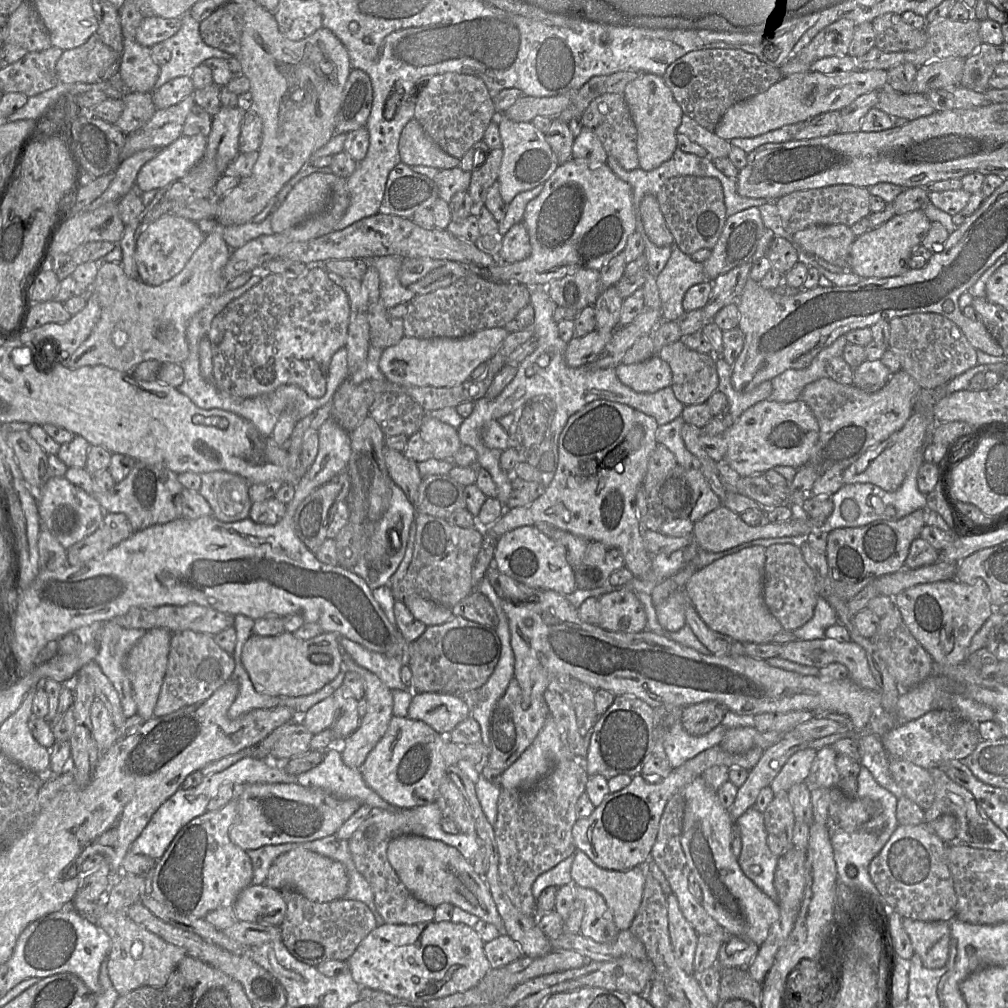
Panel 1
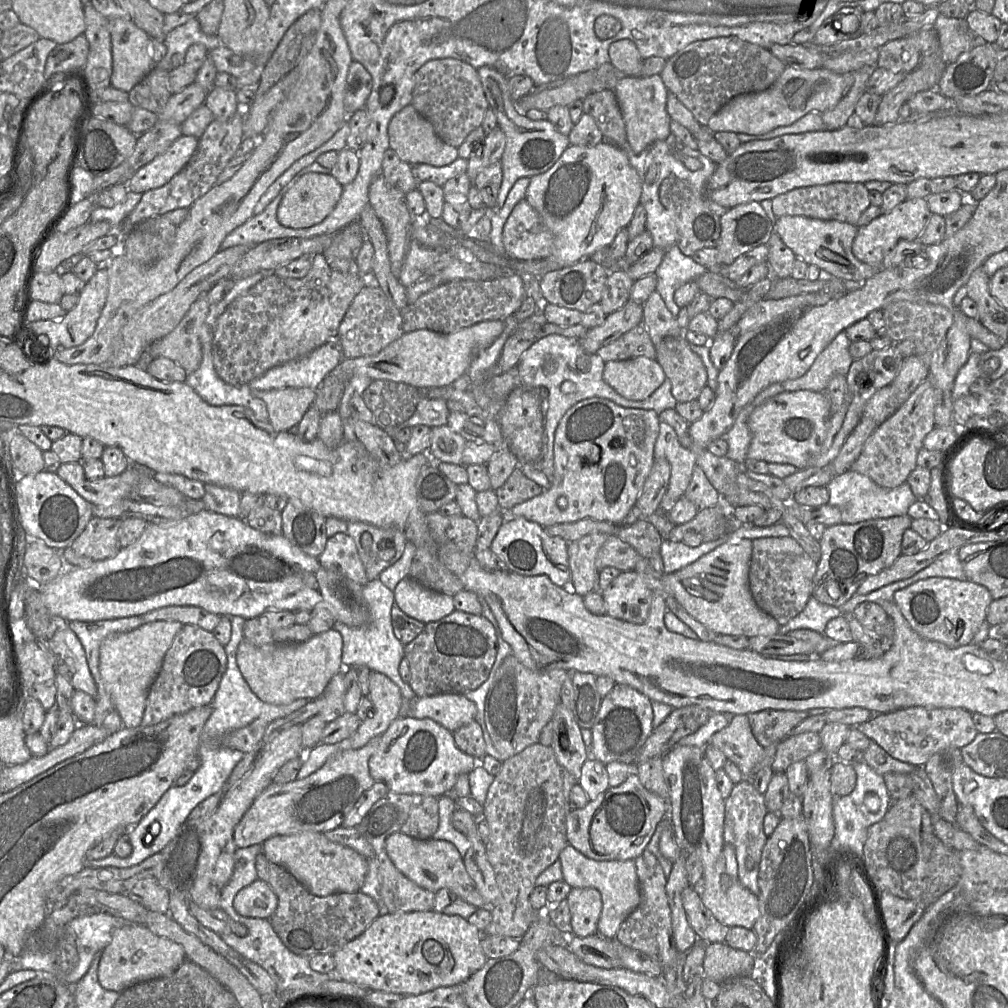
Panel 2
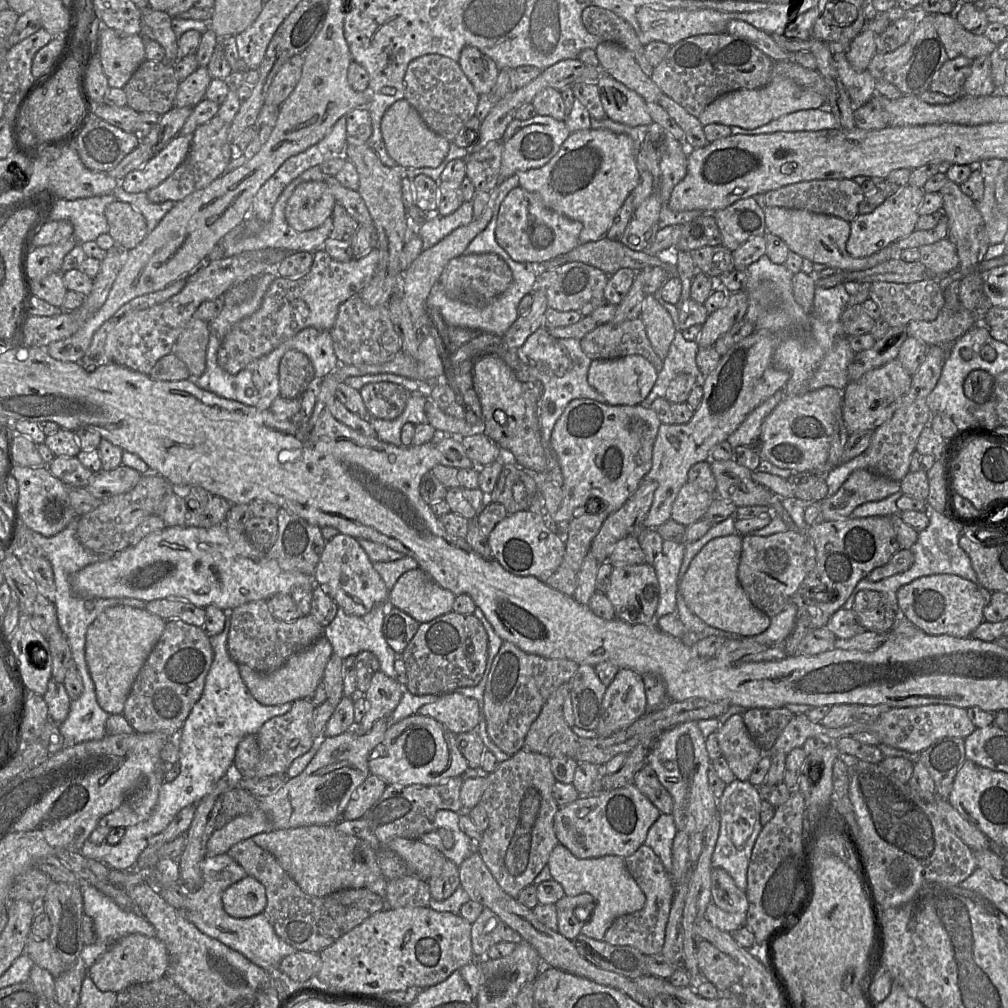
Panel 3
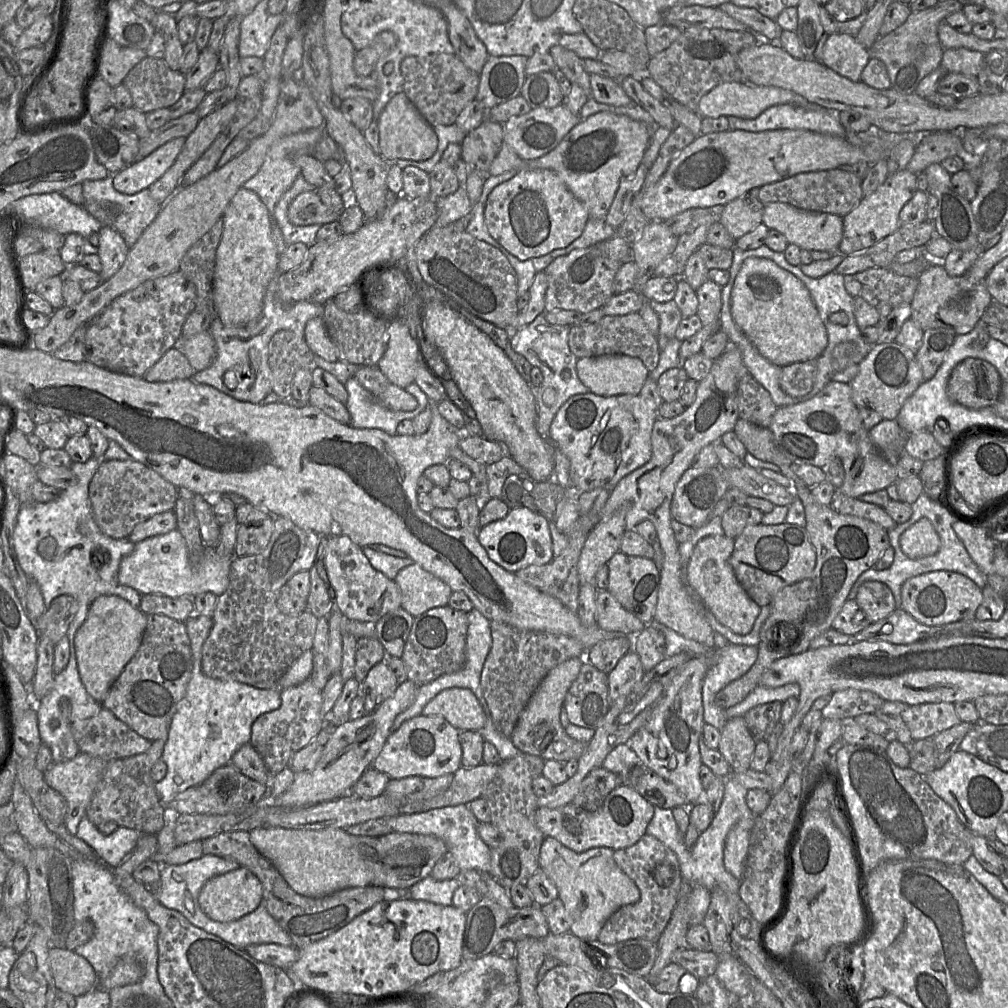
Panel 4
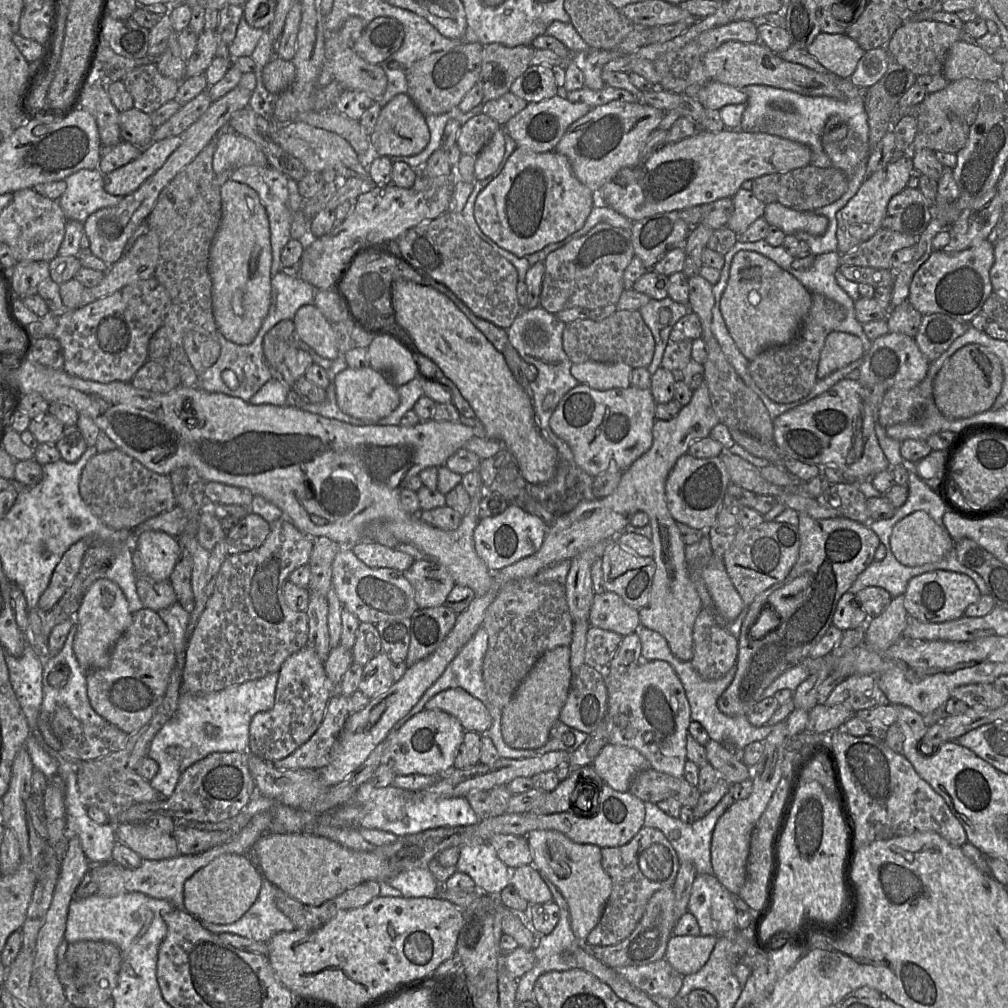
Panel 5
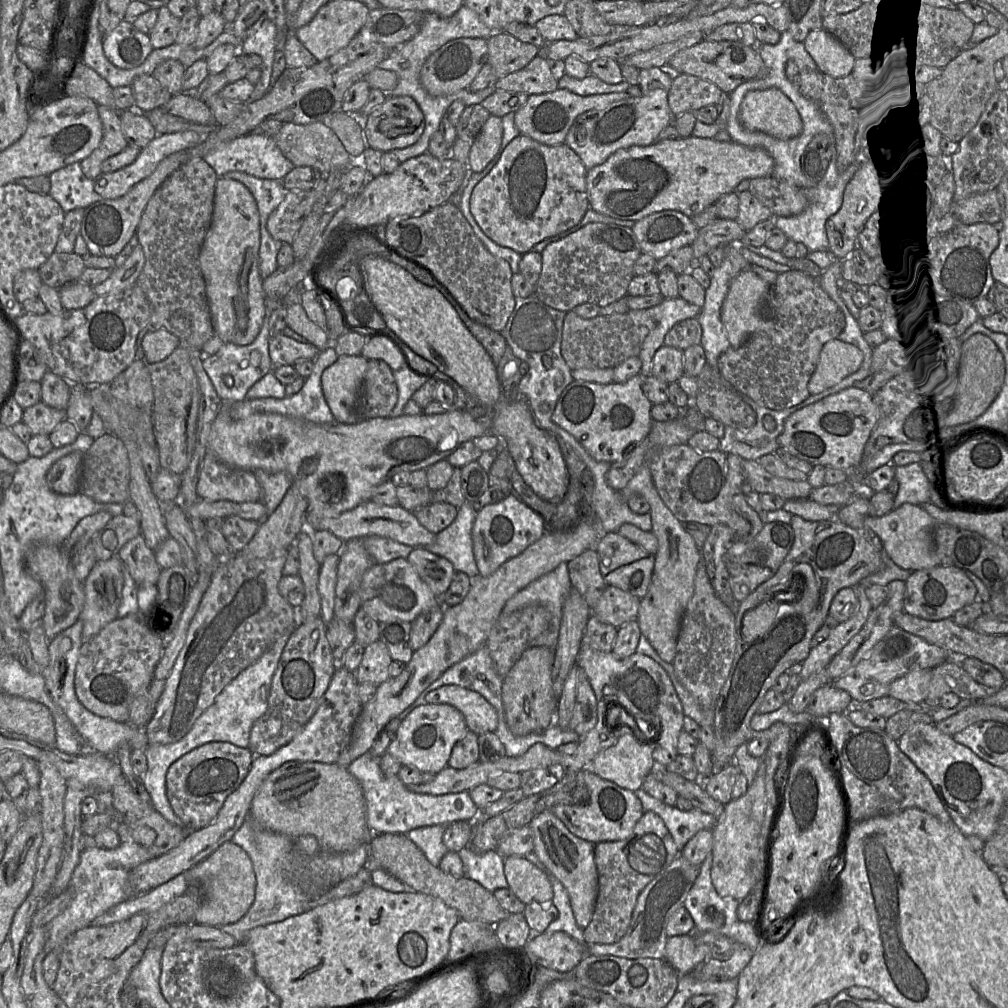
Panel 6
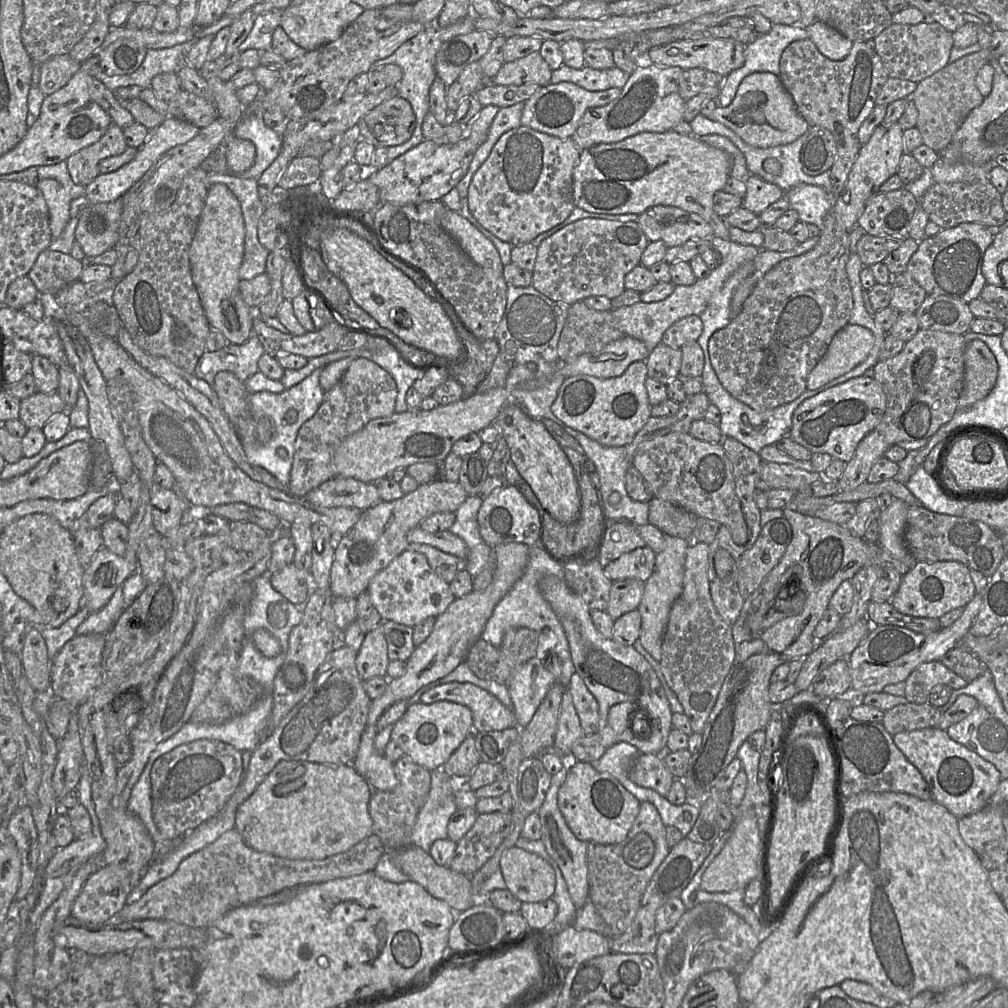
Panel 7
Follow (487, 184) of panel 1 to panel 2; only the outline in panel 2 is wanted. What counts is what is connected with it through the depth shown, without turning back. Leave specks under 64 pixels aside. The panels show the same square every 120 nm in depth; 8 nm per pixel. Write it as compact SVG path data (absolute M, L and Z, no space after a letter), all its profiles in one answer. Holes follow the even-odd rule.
M499 127L486 134L482 149L477 149L477 154L467 160L466 173L472 182L472 186L475 178L483 169L501 160L505 142L505 134Z

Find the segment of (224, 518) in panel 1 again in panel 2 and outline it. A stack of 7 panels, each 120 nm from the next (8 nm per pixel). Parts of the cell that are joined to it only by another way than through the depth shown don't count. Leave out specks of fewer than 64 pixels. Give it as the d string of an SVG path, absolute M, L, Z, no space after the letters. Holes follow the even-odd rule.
M205 484L205 494L201 498L206 510L229 517L240 518L241 492L215 484Z

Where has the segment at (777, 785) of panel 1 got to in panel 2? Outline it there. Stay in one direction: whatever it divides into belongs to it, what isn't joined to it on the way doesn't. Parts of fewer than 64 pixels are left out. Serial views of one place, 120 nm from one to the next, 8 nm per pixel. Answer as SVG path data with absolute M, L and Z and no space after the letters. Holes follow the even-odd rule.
M806 732L785 737L778 742L774 762L774 773L785 773L787 768L798 761L805 761L808 756L821 749L819 733Z

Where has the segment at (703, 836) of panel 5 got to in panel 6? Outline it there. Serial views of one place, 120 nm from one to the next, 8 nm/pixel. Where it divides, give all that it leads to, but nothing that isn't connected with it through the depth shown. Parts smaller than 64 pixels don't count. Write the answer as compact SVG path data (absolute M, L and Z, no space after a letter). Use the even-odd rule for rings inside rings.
M642 788L635 791L640 799L644 812L656 813L670 832L679 852L682 852L686 843L699 831L711 829L717 824L717 818L699 809L681 811L653 798Z

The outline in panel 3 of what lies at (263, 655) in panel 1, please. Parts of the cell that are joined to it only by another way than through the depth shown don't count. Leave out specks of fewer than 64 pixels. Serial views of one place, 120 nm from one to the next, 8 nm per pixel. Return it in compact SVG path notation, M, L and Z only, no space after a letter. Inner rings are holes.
M324 636L311 646L293 654L279 669L268 674L252 670L246 665L238 665L239 673L246 687L256 701L262 705L275 706L300 699L309 699L323 680L324 670L333 655L333 647Z

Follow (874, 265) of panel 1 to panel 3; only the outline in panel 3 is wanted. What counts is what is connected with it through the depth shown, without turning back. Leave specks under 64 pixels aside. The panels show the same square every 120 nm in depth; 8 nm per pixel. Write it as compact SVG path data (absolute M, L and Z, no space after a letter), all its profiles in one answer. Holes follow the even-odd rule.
M908 184L868 214L858 214L850 221L850 235L846 242L846 250L852 257L866 257L879 252L891 243L908 236L916 230L920 217L918 208L925 192L918 187Z

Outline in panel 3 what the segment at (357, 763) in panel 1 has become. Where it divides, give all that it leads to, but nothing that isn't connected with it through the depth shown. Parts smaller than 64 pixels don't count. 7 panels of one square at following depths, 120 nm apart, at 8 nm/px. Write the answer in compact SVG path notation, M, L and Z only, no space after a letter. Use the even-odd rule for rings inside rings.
M380 670L372 676L364 699L367 712L360 723L355 724L353 730L358 735L364 735L371 730L376 721L390 718L399 705L404 693L403 686Z

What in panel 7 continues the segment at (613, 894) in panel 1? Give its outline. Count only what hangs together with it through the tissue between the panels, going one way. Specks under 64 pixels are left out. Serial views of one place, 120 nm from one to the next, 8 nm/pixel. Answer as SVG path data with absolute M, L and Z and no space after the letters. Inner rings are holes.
M567 767L551 778L546 797L538 812L541 821L541 841L549 856L557 863L564 879L566 880L571 899L577 909L580 909L589 899L589 881L587 867L588 842L578 840L568 827L559 807L558 792L566 779Z

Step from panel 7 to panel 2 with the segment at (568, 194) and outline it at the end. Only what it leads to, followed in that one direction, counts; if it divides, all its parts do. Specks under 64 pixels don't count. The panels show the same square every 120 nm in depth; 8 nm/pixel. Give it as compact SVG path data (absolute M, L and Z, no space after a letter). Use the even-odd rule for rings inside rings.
M525 198L515 205L507 218L502 242L510 259L538 260L550 256L554 239L539 213Z

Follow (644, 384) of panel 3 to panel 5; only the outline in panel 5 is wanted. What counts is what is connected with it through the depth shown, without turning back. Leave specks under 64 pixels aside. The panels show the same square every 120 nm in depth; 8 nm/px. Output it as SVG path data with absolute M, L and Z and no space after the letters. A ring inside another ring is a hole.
M601 362L572 363L570 372L580 383L594 390L610 390L631 386L630 377L633 368L623 364Z

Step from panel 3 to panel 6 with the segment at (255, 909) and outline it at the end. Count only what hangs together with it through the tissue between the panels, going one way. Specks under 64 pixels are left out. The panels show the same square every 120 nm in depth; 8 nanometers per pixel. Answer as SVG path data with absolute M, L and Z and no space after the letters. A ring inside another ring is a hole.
M231 841L223 843L207 859L184 872L189 886L196 886L201 893L201 903L194 923L207 926L232 924L240 920L255 899L256 874L248 854Z

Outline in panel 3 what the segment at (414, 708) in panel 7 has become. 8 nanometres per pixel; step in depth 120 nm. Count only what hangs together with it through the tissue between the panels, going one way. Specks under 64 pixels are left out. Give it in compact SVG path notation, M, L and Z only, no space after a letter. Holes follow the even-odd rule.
M415 714L390 724L383 742L377 746L376 752L369 758L368 767L370 774L380 777L387 784L429 786L440 784L450 777L462 776L468 769L468 762L457 746L454 733L432 717Z

